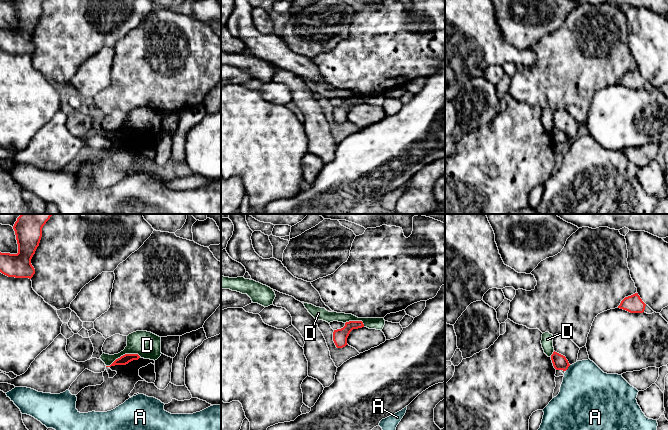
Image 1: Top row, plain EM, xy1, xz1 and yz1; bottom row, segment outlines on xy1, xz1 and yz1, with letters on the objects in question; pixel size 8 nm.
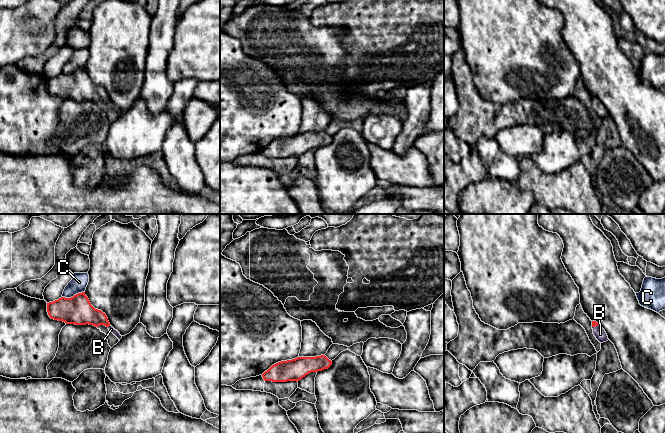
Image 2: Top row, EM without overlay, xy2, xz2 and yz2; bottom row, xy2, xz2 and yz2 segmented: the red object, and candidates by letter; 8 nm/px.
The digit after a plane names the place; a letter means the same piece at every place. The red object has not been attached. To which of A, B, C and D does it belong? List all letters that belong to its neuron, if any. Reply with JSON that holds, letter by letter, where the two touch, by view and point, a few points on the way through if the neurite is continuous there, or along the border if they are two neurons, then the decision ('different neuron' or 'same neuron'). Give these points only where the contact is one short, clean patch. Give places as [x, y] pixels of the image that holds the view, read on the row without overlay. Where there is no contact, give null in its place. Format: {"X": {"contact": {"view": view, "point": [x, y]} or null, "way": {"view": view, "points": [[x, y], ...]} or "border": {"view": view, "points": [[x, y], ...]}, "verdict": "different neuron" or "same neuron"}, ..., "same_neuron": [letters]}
{"A": {"contact": {"view": "yz1", "point": [567, 144]}, "border": {"view": "yz1", "points": [[570, 141], [565, 146]]}, "verdict": "different neuron"}, "B": {"contact": {"view": "yz2", "point": [595, 101]}, "way": {"view": "yz2", "points": [[594, 99], [595, 101], [600, 110]]}, "verdict": "same neuron"}, "C": {"contact": {"view": "xy2", "point": [74, 71]}, "verdict": "different neuron"}, "D": {"contact": {"view": "xy1", "point": [123, 131]}, "border": {"view": "xy1", "points": [[140, 132], [137, 130], [121, 131], [106, 142]]}, "verdict": "different neuron"}, "same_neuron": ["B"]}

